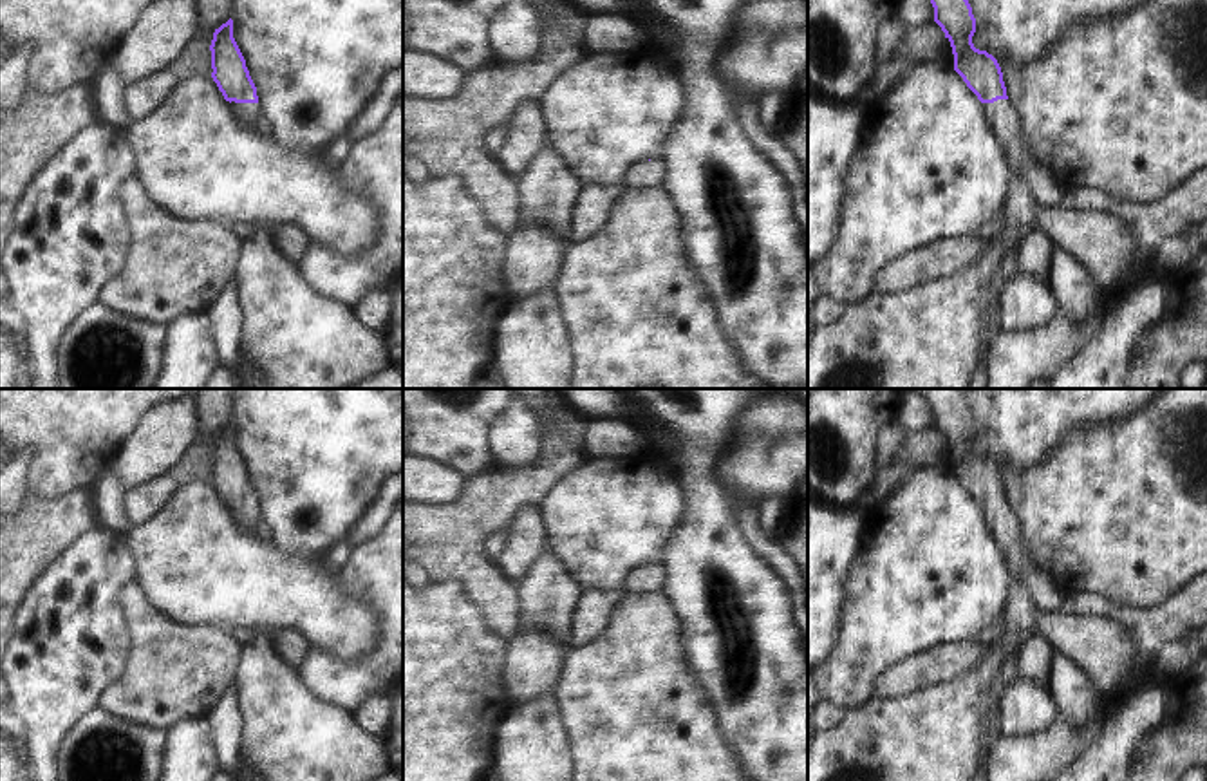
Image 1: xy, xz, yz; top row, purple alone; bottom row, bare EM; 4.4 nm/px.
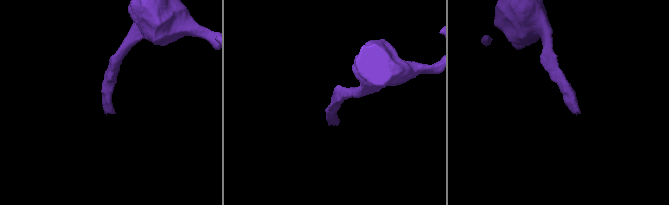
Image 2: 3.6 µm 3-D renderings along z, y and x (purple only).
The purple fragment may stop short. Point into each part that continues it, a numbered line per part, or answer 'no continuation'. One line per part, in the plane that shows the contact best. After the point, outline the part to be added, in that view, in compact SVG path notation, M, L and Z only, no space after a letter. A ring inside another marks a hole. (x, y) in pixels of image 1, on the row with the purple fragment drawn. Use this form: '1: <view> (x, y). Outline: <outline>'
1: xy (250, 112). Outline: M231 101L231 107L235 108L237 116L251 125L253 128L262 130L264 119L260 118L260 105L258 103L235 103Z

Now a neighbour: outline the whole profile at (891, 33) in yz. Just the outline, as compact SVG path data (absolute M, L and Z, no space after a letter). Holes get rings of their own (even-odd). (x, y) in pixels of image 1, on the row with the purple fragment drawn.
M898 16L889 18L878 34L878 47L876 47L876 61L875 71L878 71L898 49L903 34L907 33L907 25L900 22Z

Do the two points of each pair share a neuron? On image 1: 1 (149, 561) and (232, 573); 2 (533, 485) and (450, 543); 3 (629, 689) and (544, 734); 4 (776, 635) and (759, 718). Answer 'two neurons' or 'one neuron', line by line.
1: one neuron
2: one neuron
3: two neurons
4: one neuron

